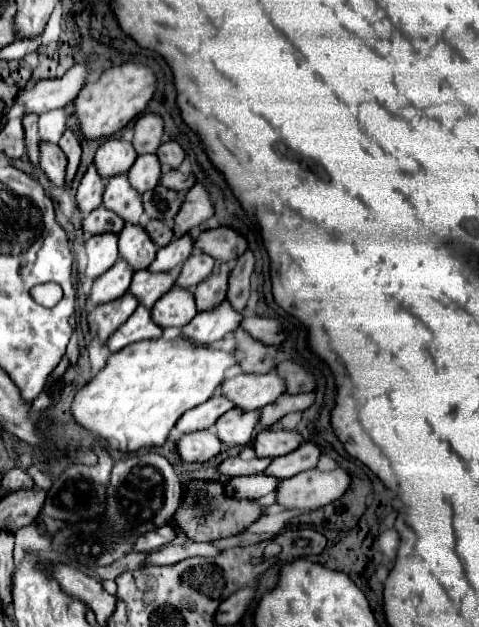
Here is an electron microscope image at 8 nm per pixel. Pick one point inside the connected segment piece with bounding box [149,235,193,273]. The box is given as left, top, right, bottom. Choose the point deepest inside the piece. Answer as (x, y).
(172, 256)

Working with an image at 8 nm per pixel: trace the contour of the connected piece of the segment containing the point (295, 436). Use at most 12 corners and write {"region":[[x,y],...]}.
{"region":[[263,429],[255,455],[275,459],[295,451],[303,439],[297,431]]}

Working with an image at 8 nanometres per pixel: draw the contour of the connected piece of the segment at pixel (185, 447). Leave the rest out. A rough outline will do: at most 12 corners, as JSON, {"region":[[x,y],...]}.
{"region":[[209,429],[181,435],[183,461],[205,463],[221,453]]}

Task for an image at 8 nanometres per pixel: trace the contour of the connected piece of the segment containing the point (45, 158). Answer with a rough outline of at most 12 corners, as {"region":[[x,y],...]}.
{"region":[[39,141],[39,167],[57,187],[65,183],[65,155]]}

